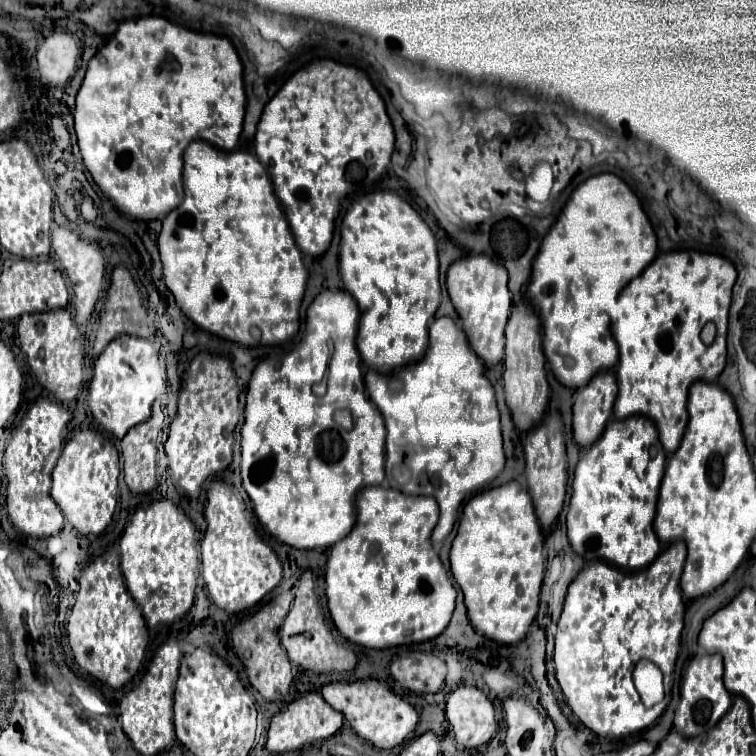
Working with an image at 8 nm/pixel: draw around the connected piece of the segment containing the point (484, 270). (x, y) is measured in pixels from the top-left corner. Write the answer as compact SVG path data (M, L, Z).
M470 253L450 265L446 287L476 355L486 365L498 365L504 357L504 327L512 307L508 271L504 271L500 263L492 263L492 259L488 259L484 253Z

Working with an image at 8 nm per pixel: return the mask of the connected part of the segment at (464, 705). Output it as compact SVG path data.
M458 685L446 695L446 719L454 731L454 739L470 749L488 743L496 731L490 699L484 691L470 685Z

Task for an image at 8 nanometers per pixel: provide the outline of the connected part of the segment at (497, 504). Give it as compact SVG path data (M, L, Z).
M510 481L506 485L474 495L462 509L462 519L450 551L452 575L464 593L464 603L466 603L468 619L472 627L478 633L502 645L512 645L526 637L538 613L540 587L546 571L544 533L542 533L540 521L536 519L532 497L528 495L526 489L528 487L524 487L518 481Z

